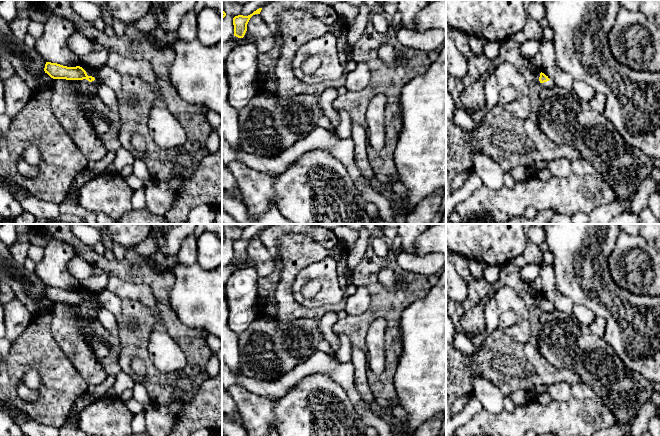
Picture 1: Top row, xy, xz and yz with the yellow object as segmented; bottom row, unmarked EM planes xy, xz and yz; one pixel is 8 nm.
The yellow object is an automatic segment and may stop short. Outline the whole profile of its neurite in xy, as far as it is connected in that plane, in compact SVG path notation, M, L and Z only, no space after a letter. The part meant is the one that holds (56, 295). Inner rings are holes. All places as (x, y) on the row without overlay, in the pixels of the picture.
M46 286L45 297L53 303L66 303L66 304L83 304L94 306L97 313L97 319L101 325L110 333L119 336L121 333L117 318L107 309L103 308L97 301L88 300L86 295L80 291L67 291L57 287Z

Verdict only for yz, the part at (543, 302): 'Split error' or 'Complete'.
Split error

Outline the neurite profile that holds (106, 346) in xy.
M93 318L92 322L92 331L85 337L107 375L116 376L121 371L118 362L121 350L119 336L105 329L97 318Z

